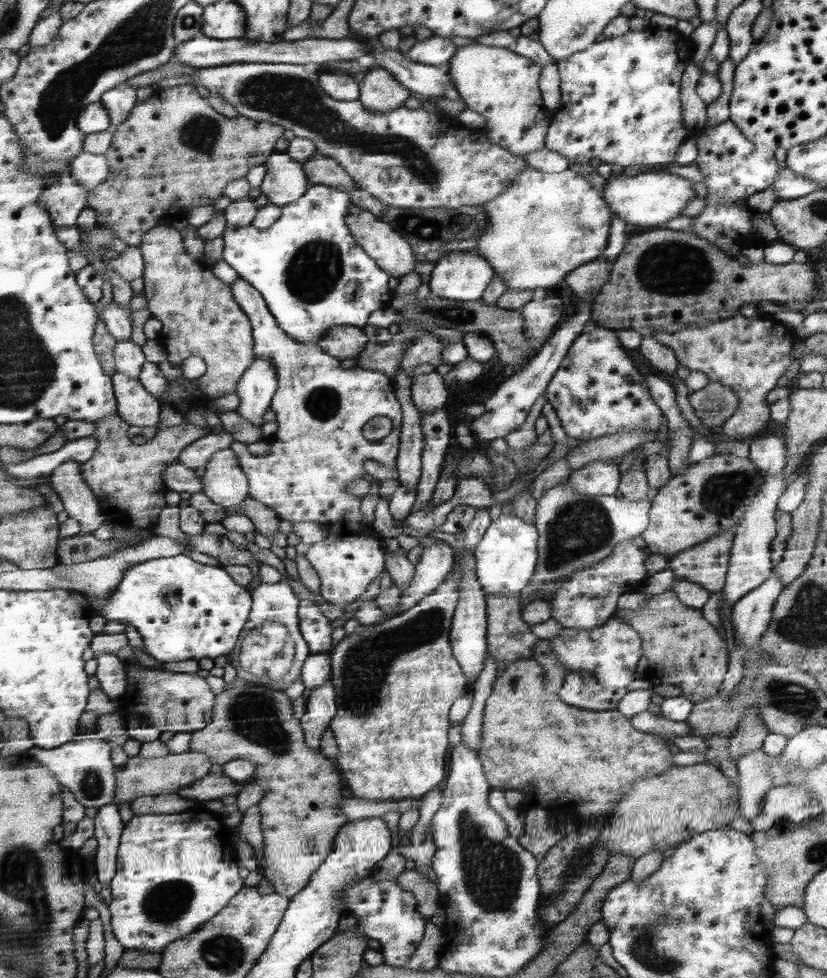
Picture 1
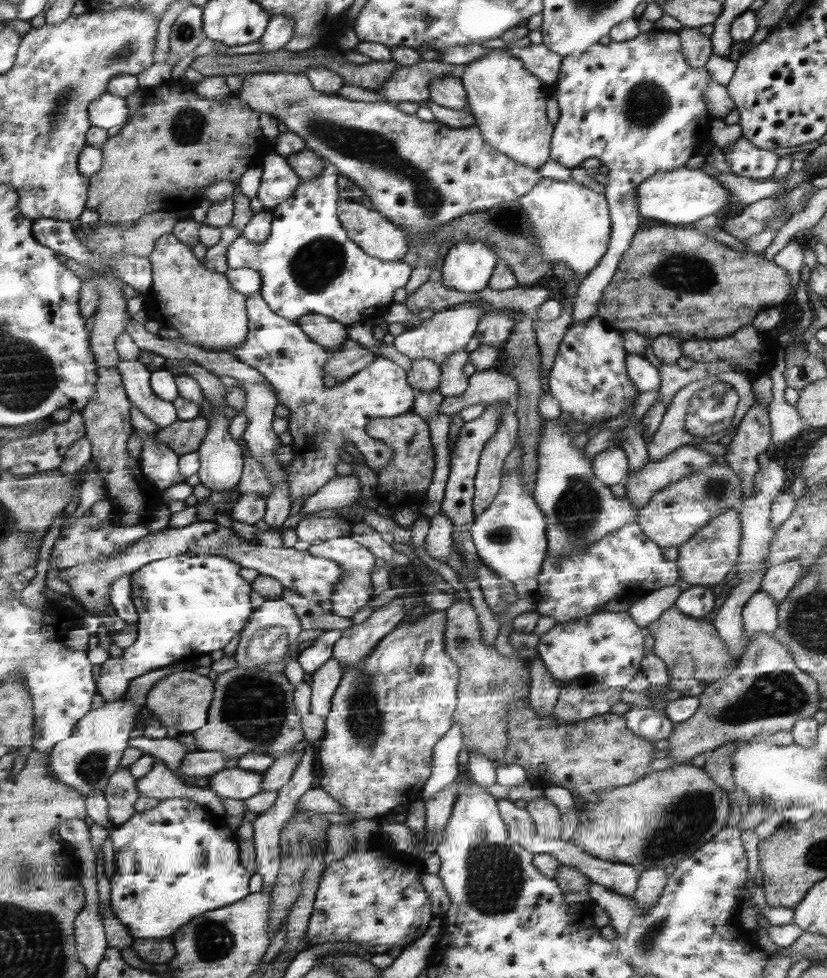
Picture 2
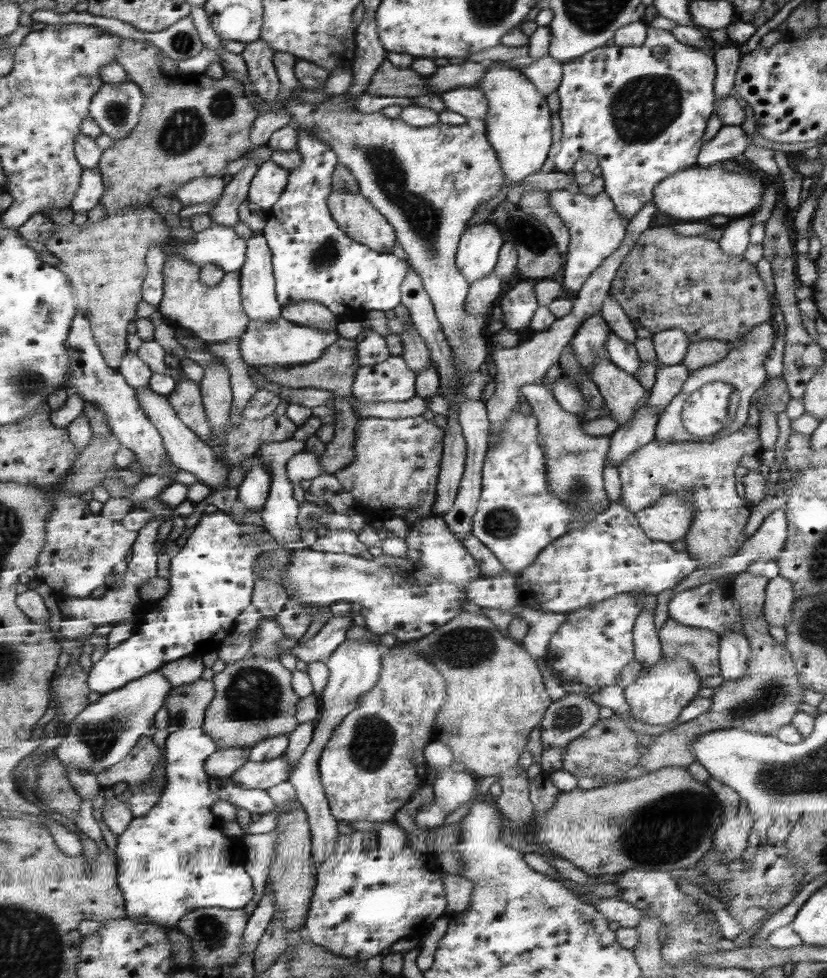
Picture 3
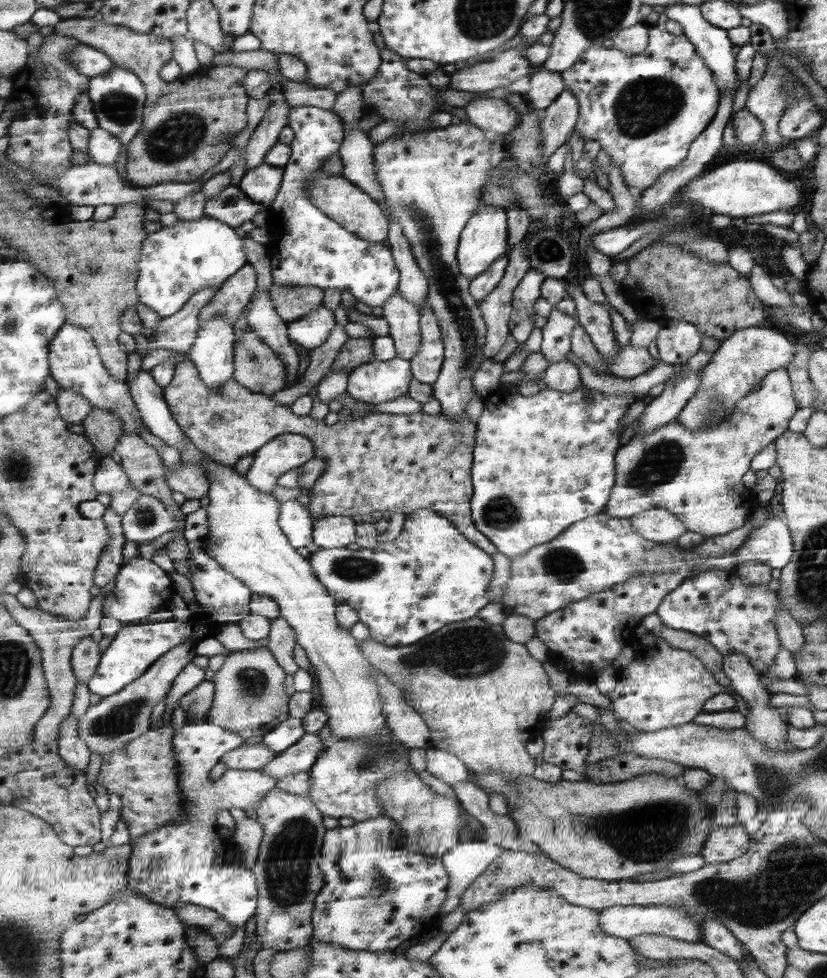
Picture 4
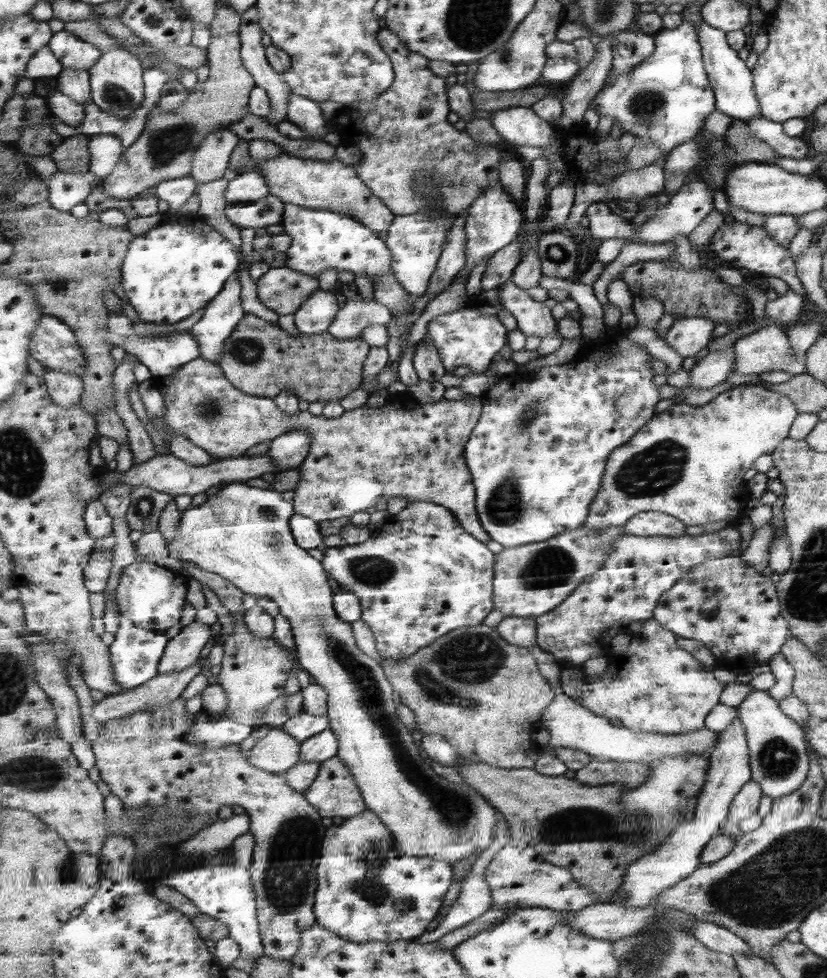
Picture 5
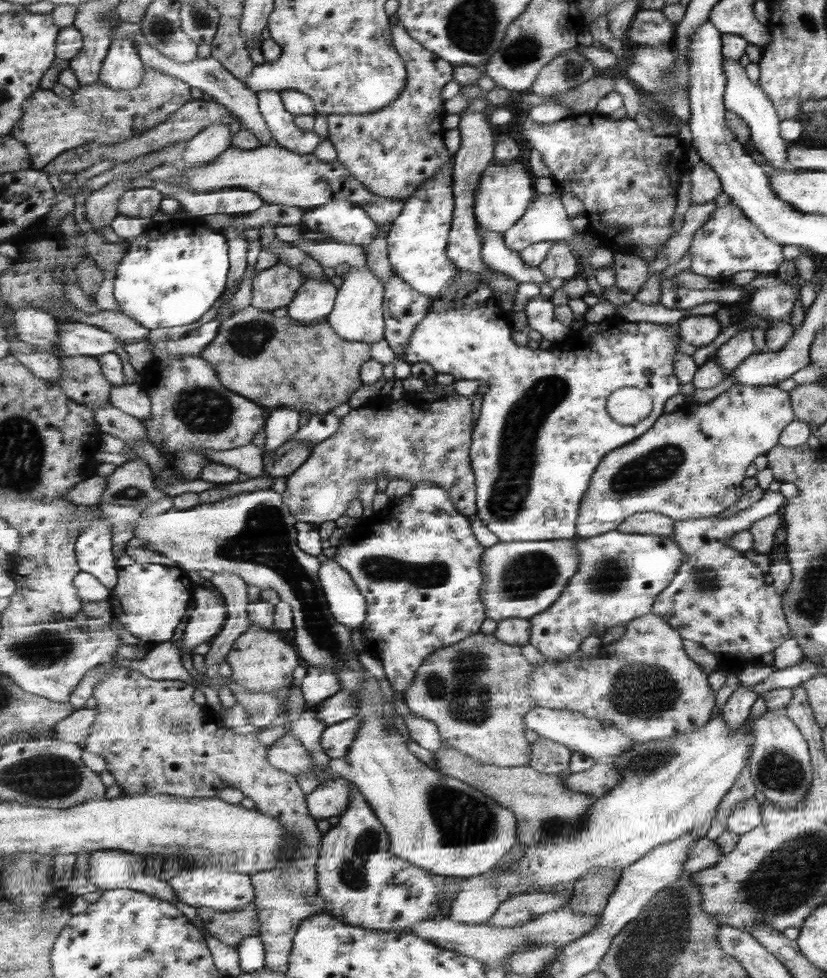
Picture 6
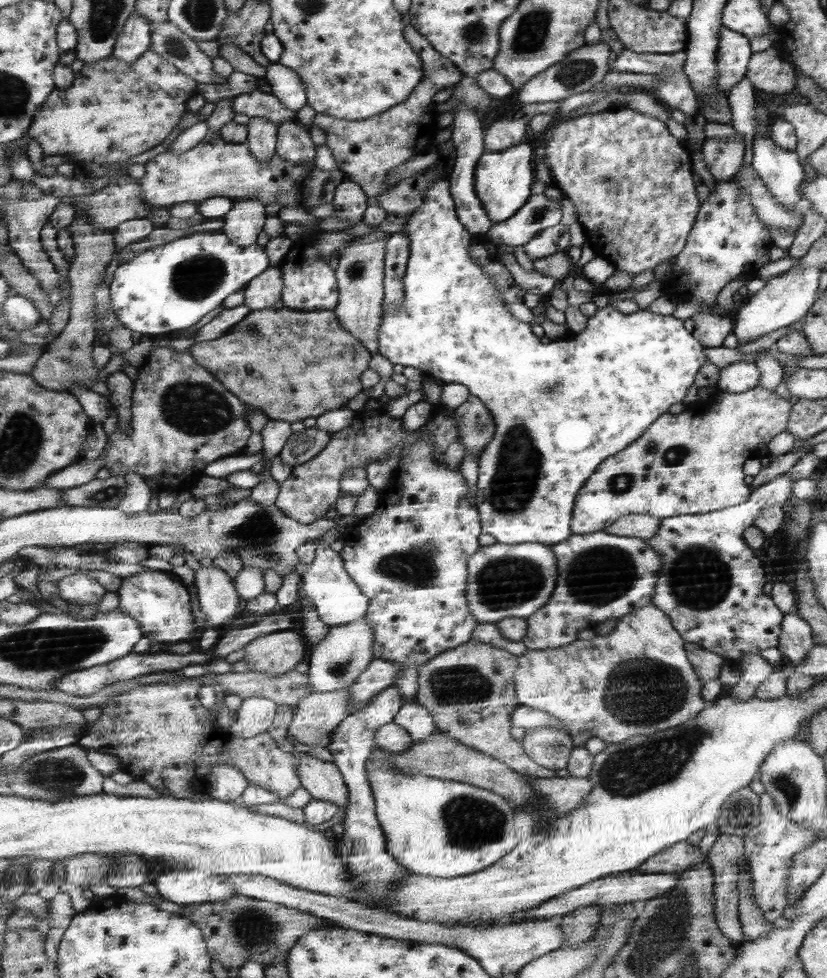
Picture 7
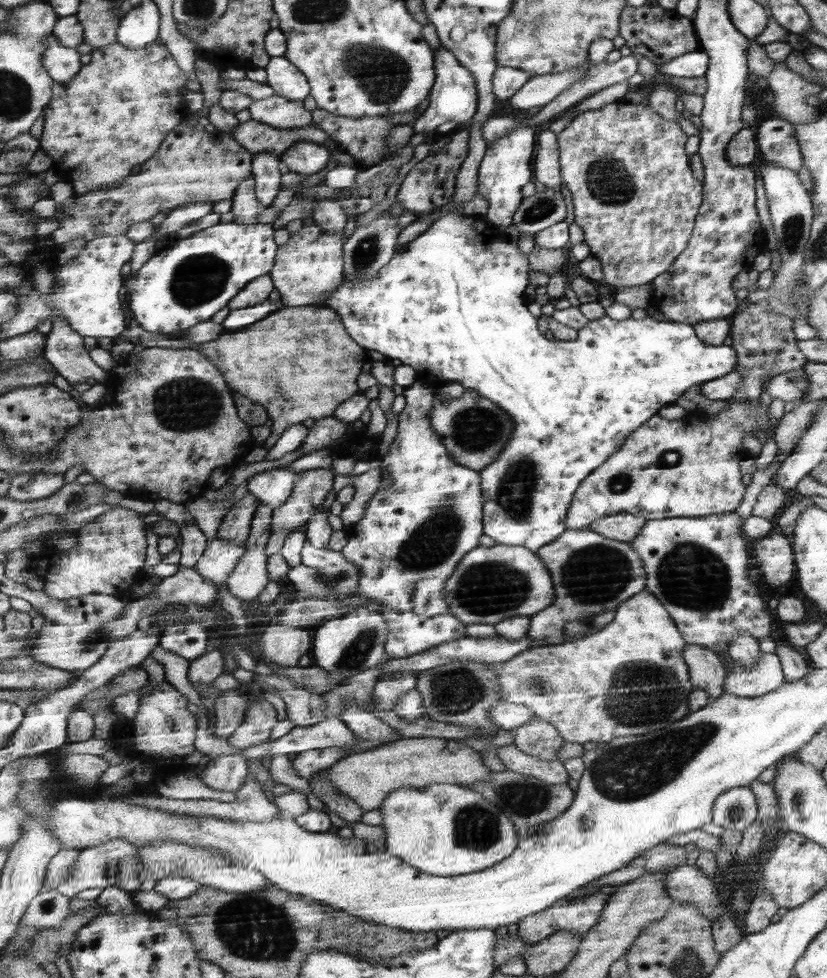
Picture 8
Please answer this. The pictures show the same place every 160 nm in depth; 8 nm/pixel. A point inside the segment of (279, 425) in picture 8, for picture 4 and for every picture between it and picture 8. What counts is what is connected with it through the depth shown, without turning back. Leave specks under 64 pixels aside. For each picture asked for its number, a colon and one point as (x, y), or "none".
4: (259, 368)
5: (259, 358)
6: (277, 362)
7: (292, 364)

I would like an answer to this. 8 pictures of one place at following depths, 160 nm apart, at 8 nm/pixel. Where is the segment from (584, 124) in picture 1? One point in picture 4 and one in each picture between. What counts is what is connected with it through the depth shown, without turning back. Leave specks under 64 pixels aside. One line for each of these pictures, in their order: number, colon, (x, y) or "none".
2: (637, 106)
3: (644, 118)
4: (645, 110)

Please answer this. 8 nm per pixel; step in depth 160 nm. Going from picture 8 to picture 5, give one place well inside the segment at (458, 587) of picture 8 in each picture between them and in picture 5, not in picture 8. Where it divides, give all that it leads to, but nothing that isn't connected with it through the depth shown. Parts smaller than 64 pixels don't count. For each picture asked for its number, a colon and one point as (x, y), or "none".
5: (530, 580)
6: (523, 579)
7: (506, 581)

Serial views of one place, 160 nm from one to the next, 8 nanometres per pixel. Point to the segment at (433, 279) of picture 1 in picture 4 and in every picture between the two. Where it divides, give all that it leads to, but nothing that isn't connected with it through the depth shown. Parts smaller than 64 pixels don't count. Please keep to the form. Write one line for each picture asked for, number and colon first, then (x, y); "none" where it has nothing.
2: (468, 267)
3: (477, 256)
4: (484, 241)

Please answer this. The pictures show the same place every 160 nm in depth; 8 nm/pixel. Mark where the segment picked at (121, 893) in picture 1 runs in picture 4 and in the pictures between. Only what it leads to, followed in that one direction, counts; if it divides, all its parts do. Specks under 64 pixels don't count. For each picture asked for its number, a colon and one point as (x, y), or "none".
2: (173, 863)
3: (173, 861)
4: (179, 863)

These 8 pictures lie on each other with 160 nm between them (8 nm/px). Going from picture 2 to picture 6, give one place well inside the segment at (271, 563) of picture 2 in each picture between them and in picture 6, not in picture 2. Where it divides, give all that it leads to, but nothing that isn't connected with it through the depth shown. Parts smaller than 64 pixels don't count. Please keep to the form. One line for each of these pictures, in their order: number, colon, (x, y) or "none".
3: (410, 597)
4: (432, 576)
5: (423, 577)
6: (422, 576)

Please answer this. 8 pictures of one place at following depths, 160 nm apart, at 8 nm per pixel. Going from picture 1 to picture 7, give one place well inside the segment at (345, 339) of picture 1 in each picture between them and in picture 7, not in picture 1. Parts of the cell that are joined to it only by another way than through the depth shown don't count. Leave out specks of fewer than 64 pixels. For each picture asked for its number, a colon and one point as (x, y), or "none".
2: (327, 332)
3: (308, 313)
4: (294, 303)
5: (284, 291)
6: (277, 287)
7: (263, 292)

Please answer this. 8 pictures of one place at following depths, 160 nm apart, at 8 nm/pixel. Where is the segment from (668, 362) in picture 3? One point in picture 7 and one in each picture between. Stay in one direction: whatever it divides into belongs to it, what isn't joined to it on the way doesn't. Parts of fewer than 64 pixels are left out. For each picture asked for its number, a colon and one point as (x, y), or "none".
4: (676, 342)
5: (688, 337)
6: (697, 330)
7: (710, 330)

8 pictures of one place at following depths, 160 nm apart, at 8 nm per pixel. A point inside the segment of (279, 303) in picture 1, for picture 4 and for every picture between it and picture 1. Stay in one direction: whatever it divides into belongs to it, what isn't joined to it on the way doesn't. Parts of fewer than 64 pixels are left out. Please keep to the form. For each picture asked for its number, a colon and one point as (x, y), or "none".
2: (309, 265)
3: (313, 259)
4: (310, 249)

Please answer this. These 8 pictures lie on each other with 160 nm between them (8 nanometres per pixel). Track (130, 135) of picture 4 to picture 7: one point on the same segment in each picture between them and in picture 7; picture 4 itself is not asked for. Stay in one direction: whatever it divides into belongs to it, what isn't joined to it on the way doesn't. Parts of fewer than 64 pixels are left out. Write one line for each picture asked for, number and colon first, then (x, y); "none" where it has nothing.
5: (117, 79)
6: (123, 69)
7: (135, 40)

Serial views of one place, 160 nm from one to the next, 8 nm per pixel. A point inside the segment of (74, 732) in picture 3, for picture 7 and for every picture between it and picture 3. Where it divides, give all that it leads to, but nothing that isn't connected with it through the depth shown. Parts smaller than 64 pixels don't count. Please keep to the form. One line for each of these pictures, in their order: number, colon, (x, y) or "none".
4: (109, 725)
5: (185, 649)
6: (209, 617)
7: (219, 600)

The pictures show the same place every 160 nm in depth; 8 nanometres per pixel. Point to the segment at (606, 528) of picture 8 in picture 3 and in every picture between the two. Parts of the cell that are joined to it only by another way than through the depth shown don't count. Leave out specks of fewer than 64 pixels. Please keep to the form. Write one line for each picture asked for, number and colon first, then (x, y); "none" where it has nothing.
3: (669, 518)
4: (658, 525)
5: (650, 523)
6: (639, 523)
7: (643, 526)

